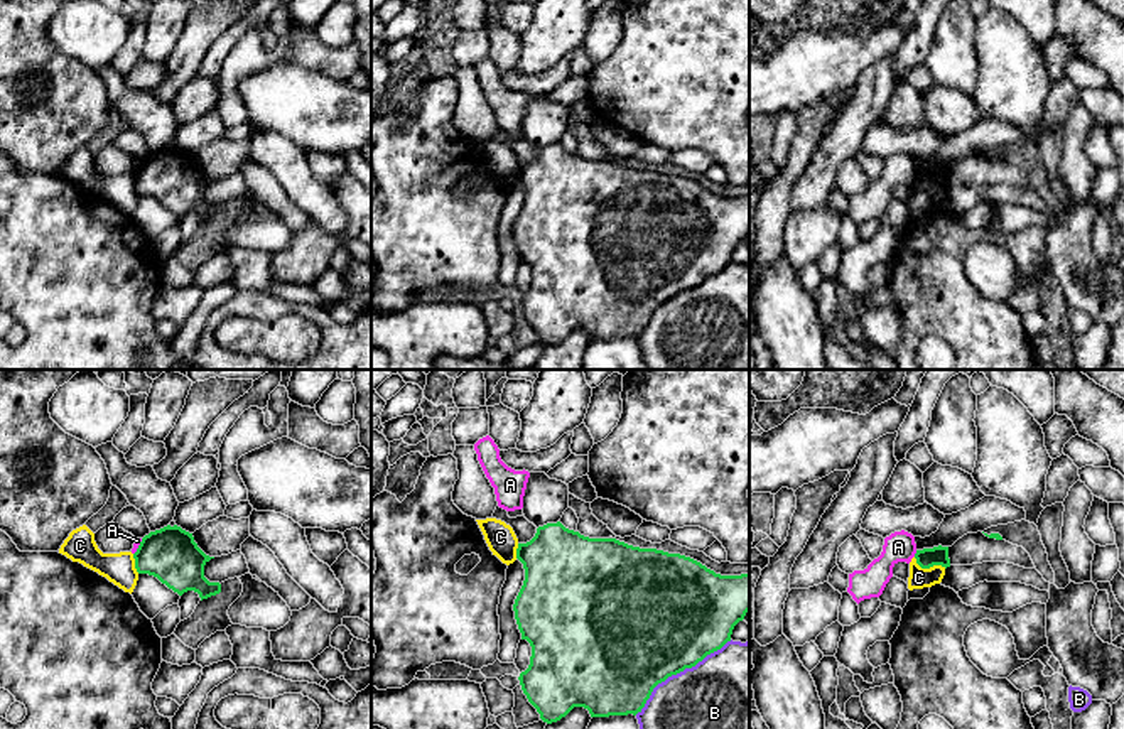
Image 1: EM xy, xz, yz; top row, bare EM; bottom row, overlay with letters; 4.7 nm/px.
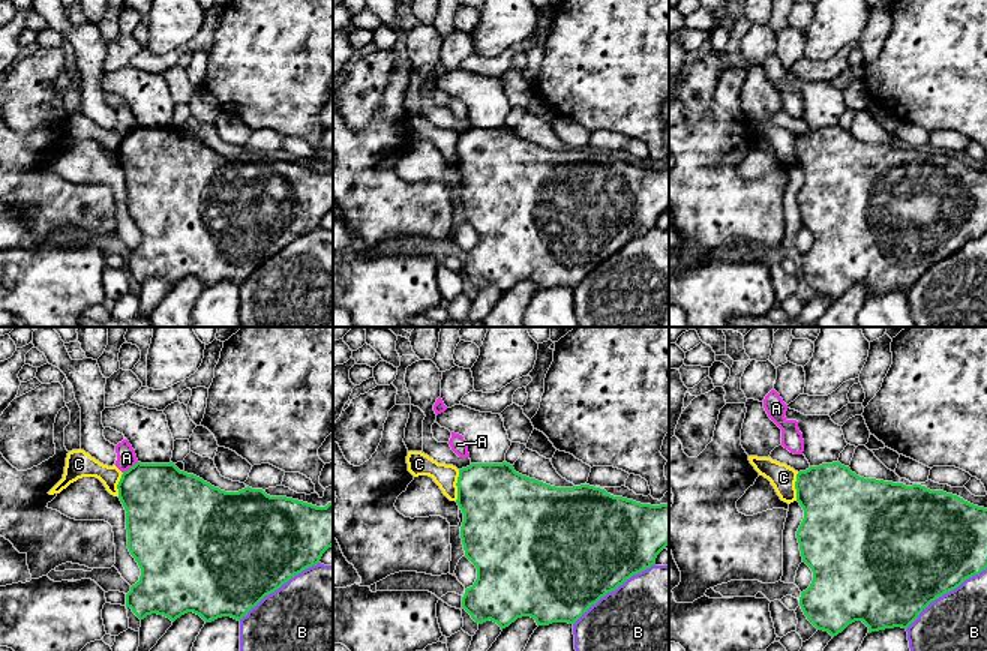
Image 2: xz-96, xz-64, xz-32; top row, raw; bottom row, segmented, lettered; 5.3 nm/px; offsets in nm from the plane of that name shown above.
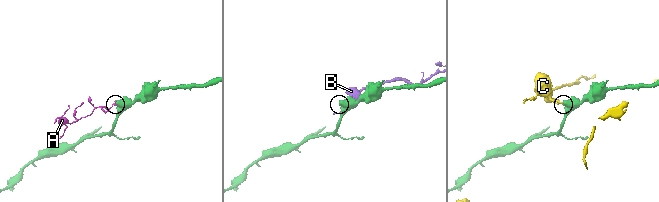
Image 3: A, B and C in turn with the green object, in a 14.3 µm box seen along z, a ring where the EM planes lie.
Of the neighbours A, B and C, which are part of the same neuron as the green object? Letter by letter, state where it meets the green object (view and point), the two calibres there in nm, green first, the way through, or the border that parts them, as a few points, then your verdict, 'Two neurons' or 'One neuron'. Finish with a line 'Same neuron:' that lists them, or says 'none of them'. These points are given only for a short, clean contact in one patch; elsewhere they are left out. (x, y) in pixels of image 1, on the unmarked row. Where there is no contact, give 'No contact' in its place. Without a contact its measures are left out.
A: Touches green at yz (915, 176). Thickness 100 nm (green) against 140 nm. Boundary: yz (917, 172), (913, 178). Two neurons
B: Touches green at xz (679, 294). Thickness 500 nm (green) against 500 nm. Two neurons
C: Touches green at yz (929, 189). Thickness 100 nm (green) against 100 nm. Boundary: yz (913, 179), (922, 189), (945, 189). Two neurons
Same neuron: none of them

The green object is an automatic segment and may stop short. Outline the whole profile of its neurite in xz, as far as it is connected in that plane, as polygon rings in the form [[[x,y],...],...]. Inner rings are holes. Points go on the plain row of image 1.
[[[560,143],[538,148],[530,164],[518,165],[516,181],[523,186],[525,202],[513,233],[521,262],[532,268],[530,287],[518,302],[547,346],[560,343],[574,329],[587,331],[591,339],[636,338],[658,305],[731,263],[734,248],[749,233],[749,196],[721,197],[690,179],[616,160],[589,160]]]

